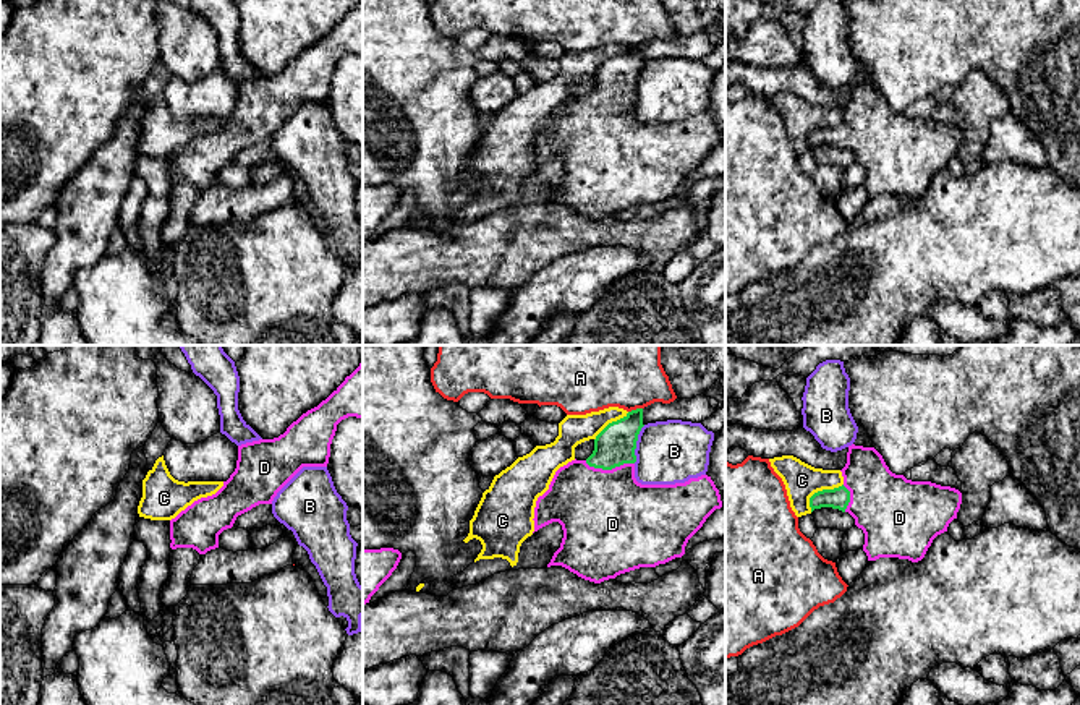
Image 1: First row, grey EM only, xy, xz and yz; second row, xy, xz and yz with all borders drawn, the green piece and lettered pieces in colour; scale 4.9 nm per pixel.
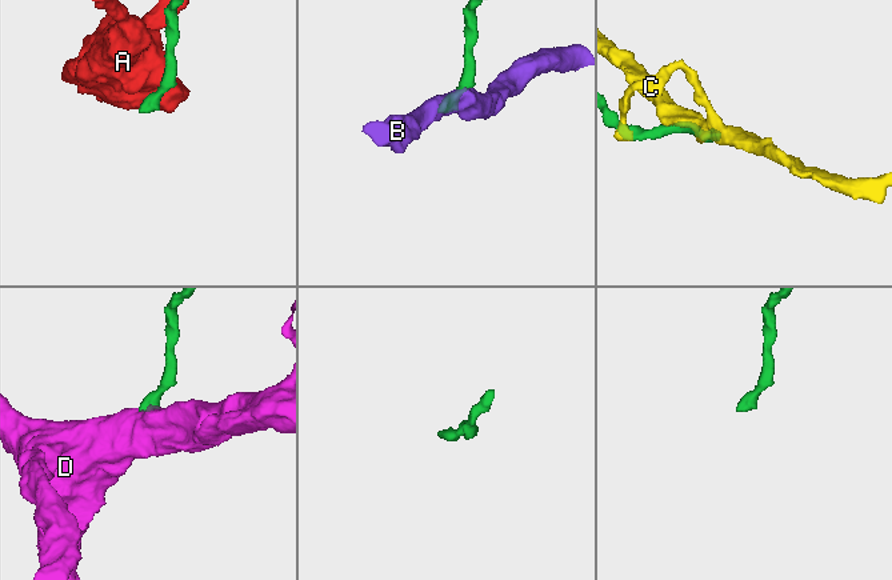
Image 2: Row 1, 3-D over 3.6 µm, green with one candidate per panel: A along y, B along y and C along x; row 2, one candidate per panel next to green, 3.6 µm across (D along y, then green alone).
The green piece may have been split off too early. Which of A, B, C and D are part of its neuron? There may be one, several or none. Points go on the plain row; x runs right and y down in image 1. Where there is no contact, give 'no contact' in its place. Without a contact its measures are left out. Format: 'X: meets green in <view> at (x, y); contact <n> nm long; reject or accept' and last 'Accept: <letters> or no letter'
A: meets green in xz at (637, 46); contact 80 nm long; reject
B: meets green in xz at (635, 81); contact 200 nm long; reject
C: meets green in yz at (820, 128); contact 220 nm long; reject
D: meets green in xz at (609, 106); contact 240 nm long; accept
Accept: D

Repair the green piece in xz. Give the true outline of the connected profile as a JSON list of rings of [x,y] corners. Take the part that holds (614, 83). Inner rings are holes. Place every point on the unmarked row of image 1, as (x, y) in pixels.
[[[643,45],[609,60],[596,73],[593,91],[560,104],[549,126],[538,135],[534,169],[552,159],[559,159],[563,167],[560,185],[547,204],[562,203],[585,217],[601,220],[640,204],[665,201],[682,194],[688,177],[722,144],[719,126],[708,112],[675,122],[636,118],[635,86],[643,63]]]

